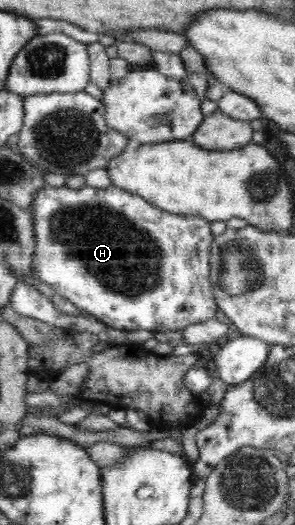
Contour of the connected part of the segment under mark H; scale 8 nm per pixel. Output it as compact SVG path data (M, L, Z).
M89 186L81 189L45 187L34 195L31 213L34 220L34 241L36 245L34 246L32 271L35 277L51 285L57 294L70 300L81 310L97 317L108 327L127 332L137 329L149 330L153 333L169 330L185 332L185 328L189 325L216 318L215 313L218 311L218 306L212 293L212 284L210 284L210 248L214 236L211 233L211 223L208 220L199 216L165 212L165 210L149 204L137 194L113 186L105 189Z

